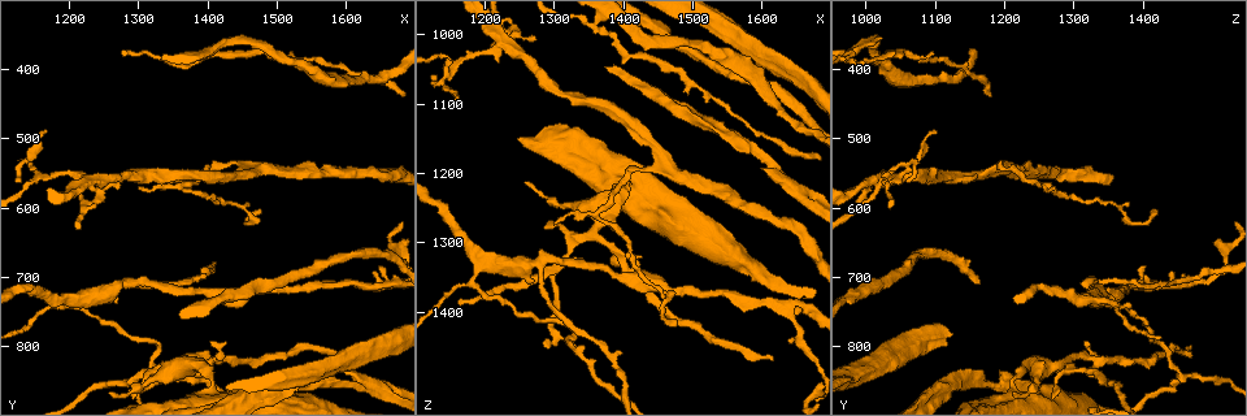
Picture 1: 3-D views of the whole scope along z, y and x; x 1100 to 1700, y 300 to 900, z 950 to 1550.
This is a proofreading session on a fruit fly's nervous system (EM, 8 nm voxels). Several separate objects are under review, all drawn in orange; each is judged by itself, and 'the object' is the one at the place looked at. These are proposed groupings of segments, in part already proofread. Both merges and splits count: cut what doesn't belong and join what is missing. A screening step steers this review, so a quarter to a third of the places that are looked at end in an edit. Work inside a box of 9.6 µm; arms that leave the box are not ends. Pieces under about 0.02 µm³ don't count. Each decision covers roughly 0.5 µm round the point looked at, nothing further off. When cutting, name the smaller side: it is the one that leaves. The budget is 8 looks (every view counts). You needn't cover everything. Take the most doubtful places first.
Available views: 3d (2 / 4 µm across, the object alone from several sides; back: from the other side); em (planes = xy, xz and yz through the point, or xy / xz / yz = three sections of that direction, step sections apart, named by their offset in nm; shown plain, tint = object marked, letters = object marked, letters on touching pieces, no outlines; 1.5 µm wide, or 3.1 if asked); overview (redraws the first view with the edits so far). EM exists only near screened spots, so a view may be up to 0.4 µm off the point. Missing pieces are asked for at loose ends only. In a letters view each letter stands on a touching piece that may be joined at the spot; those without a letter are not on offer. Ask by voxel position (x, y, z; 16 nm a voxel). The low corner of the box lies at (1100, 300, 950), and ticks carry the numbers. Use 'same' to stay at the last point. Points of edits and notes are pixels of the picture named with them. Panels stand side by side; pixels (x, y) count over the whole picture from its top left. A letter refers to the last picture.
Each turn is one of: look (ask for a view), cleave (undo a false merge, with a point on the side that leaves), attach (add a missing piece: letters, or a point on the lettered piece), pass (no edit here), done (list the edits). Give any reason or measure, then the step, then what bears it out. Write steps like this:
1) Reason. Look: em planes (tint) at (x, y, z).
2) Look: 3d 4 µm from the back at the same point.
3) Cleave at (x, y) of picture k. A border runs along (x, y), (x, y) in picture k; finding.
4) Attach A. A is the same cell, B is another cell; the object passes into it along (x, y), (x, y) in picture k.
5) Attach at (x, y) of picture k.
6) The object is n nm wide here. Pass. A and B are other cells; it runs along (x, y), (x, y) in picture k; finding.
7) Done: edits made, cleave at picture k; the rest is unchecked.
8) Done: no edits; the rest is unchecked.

Small branch off a trunk. Look: 3d 2 µm at (1195, 735, 1335).

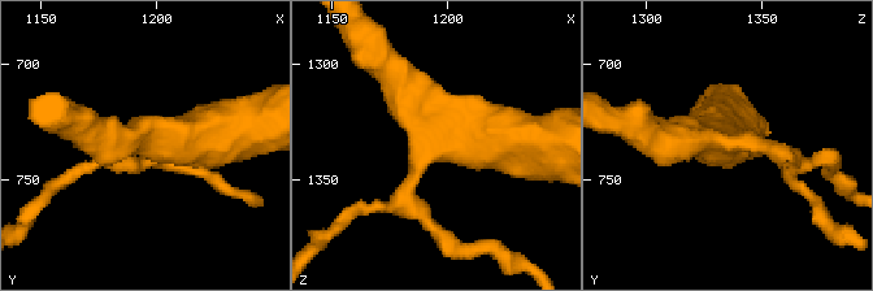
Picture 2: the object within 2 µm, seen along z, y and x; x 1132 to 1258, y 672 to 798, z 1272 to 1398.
4 arms meet here. Look: em xy step 8 (tint) at (1198, 733, 1332).

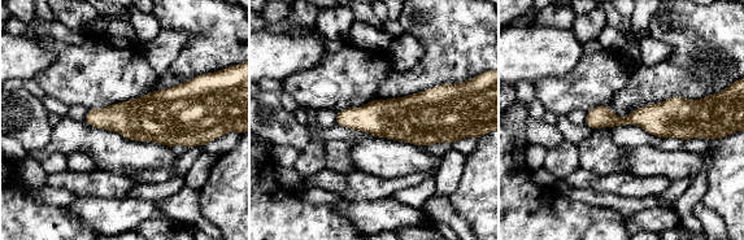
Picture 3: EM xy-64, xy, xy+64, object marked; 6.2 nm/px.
Cut it another way. Look: em yz step 4 (letters) at the same point.

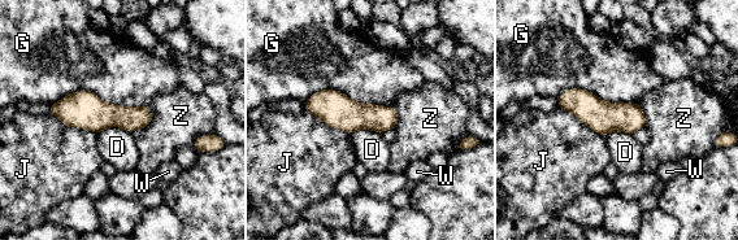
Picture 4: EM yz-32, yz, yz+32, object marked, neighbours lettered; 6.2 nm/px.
The object is 160 nm wide here. Pass. D, G, J, W and Z are other cells; a border runs along (51, 103), (91, 90), (147, 105) in picture 4; all the same cell.

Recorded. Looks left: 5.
Sharp bend. Look: em xz step 8 (letters) at (1360, 575, 1260).

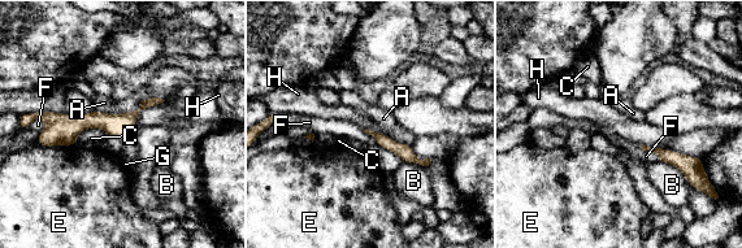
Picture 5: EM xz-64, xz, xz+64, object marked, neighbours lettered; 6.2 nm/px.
Pass. A, B, C, E, F, G and H are other cells; it runs along (157, 100), (126, 121), (44, 116) in picture 5; one cell here.

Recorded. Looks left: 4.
Thin end. Look: 3d 4 µm at (1285, 870, 1280).

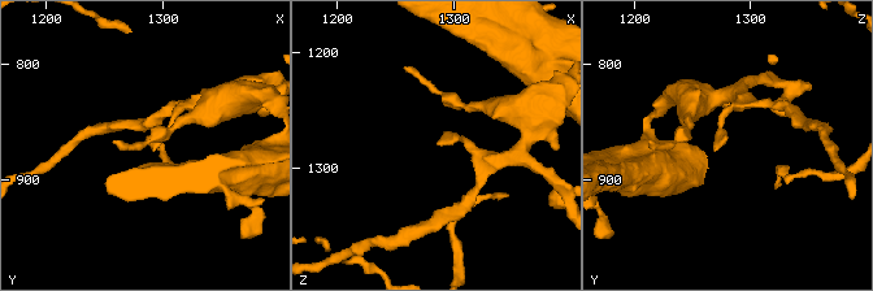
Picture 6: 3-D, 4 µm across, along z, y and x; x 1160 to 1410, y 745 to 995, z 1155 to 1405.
Look: em xz step 4 (letters) at (1286, 866, 1276).

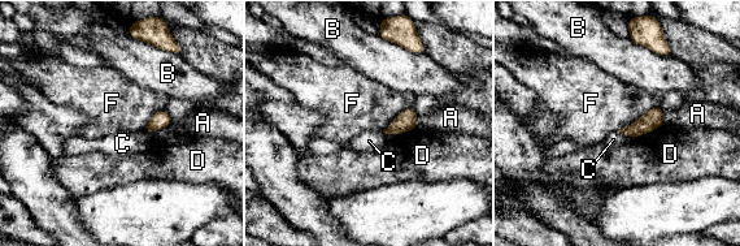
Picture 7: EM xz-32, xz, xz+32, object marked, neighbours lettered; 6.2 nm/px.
Look: em planes (letters) at the same point.

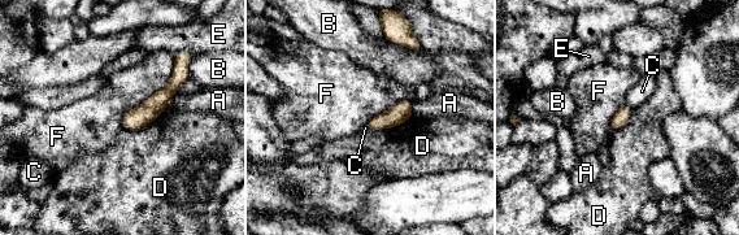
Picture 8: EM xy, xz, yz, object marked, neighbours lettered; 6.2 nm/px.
Pass. A, B, C, D, E and F are other cells; a border runs along (174, 56), (168, 83), (122, 127) in picture 8; none of them fits.

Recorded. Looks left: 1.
Done: no edits; the rest is unchecked.

